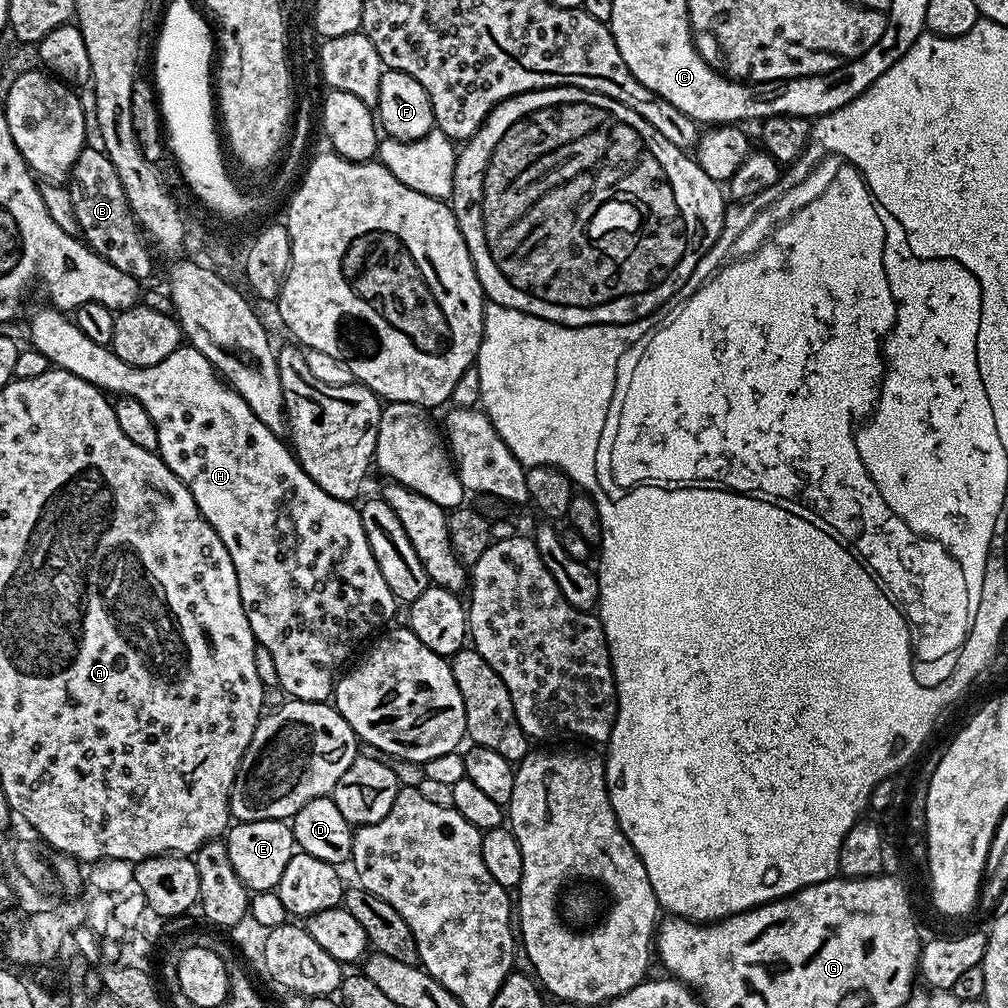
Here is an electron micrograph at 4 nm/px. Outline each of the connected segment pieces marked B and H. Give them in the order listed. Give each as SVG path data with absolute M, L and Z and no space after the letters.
M85 146L81 150L67 176L66 187L74 202L74 214L78 218L84 243L108 260L110 266L118 266L122 274L130 274L135 280L147 282L152 276L153 249L132 217L122 182L118 182L118 170L114 170L114 162L110 162L103 148Z
M55 306L47 307L38 309L33 314L32 321L28 324L28 336L32 339L29 340L31 347L37 348L42 354L46 354L49 365L66 370L70 374L90 382L101 392L105 394L117 392L115 394L117 397L129 396L138 402L142 402L142 406L146 406L146 414L150 414L150 418L158 430L158 451L160 456L166 462L166 466L170 466L170 470L174 470L176 477L188 486L192 492L194 502L198 506L200 516L206 518L206 522L210 522L210 526L218 534L218 538L222 538L222 546L226 546L226 550L234 562L234 570L238 574L238 594L242 598L242 606L246 610L250 630L254 634L257 645L270 650L270 658L274 658L274 670L278 670L280 687L293 700L327 701L333 695L338 673L349 663L349 661L347 662L348 655L375 628L381 627L380 629L383 629L385 627L383 624L395 614L396 607L398 607L395 594L390 590L390 586L386 586L386 578L382 578L382 570L378 570L378 562L374 562L370 542L366 542L366 530L362 530L359 511L349 501L334 498L330 494L326 494L326 490L319 488L304 473L304 465L296 459L291 447L281 437L275 436L265 424L258 422L258 414L254 414L254 410L250 410L250 406L246 406L244 399L225 383L220 373L213 368L212 363L196 348L179 346L168 357L162 358L157 365L149 368L135 368L116 357L111 347L98 342L90 342L90 338L86 338L86 334L82 334L82 330L78 330L75 322L69 317L68 320L64 317L67 315L61 309Z

